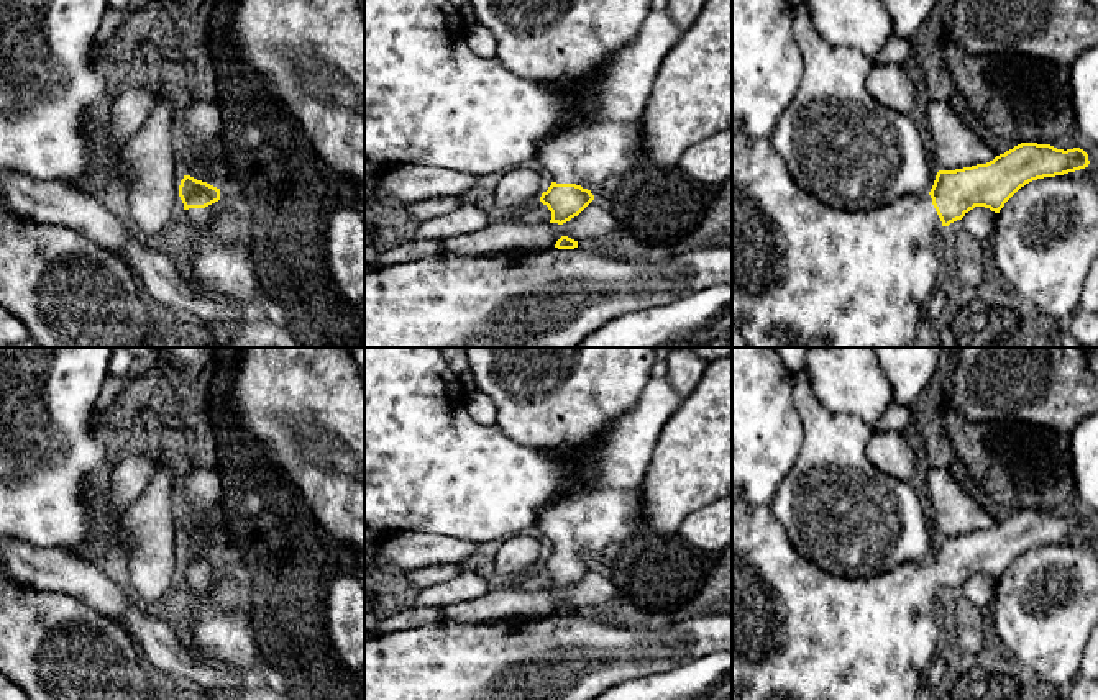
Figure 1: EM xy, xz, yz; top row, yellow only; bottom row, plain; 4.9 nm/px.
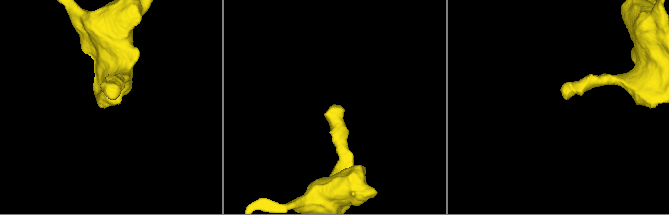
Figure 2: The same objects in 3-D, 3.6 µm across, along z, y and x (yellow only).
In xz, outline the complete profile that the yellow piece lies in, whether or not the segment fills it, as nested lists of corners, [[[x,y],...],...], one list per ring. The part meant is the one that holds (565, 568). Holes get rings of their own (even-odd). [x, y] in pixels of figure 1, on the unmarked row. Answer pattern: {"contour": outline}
{"contour": [[[574,484],[555,497],[535,521],[551,543],[540,569],[551,579],[550,590],[578,584],[594,559],[607,556],[640,531],[647,521],[640,487],[588,487]]]}

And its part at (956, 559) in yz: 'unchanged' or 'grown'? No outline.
grown

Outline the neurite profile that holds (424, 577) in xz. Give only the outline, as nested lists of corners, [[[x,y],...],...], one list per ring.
[[[455,562],[428,566],[407,572],[404,579],[415,589],[422,590],[460,575],[466,569],[466,566],[468,564]]]

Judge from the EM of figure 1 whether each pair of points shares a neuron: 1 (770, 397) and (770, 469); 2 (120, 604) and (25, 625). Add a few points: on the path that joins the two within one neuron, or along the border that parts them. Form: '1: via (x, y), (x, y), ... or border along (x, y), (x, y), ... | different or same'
1: via (770, 415), (770, 451) | same
2: border along (58, 594), (81, 597), (127, 630) | different

